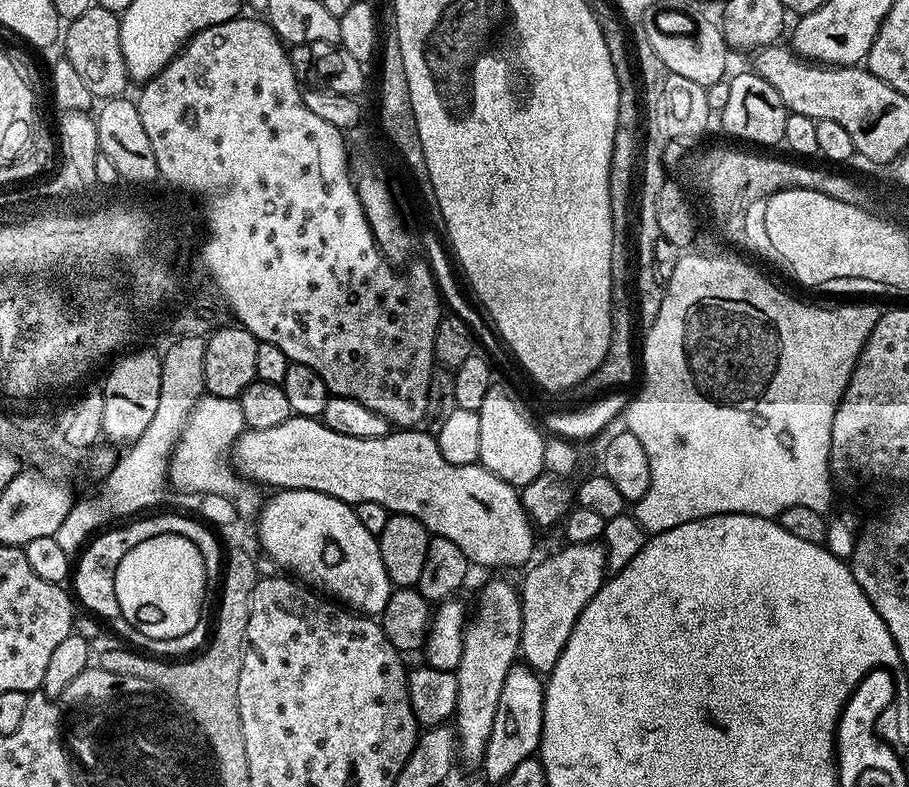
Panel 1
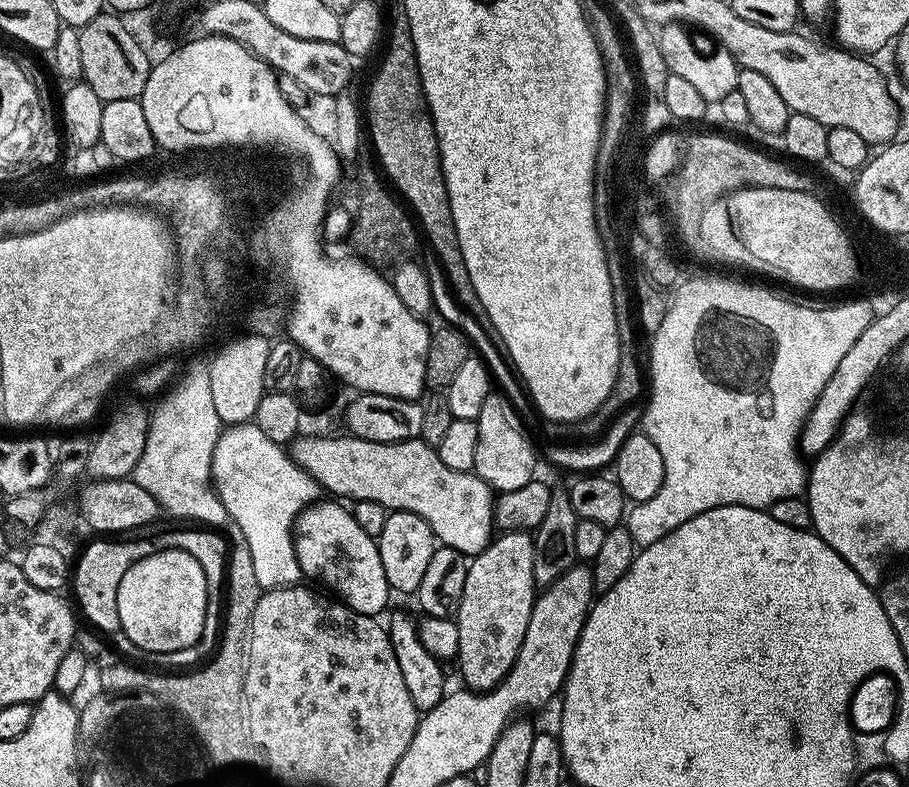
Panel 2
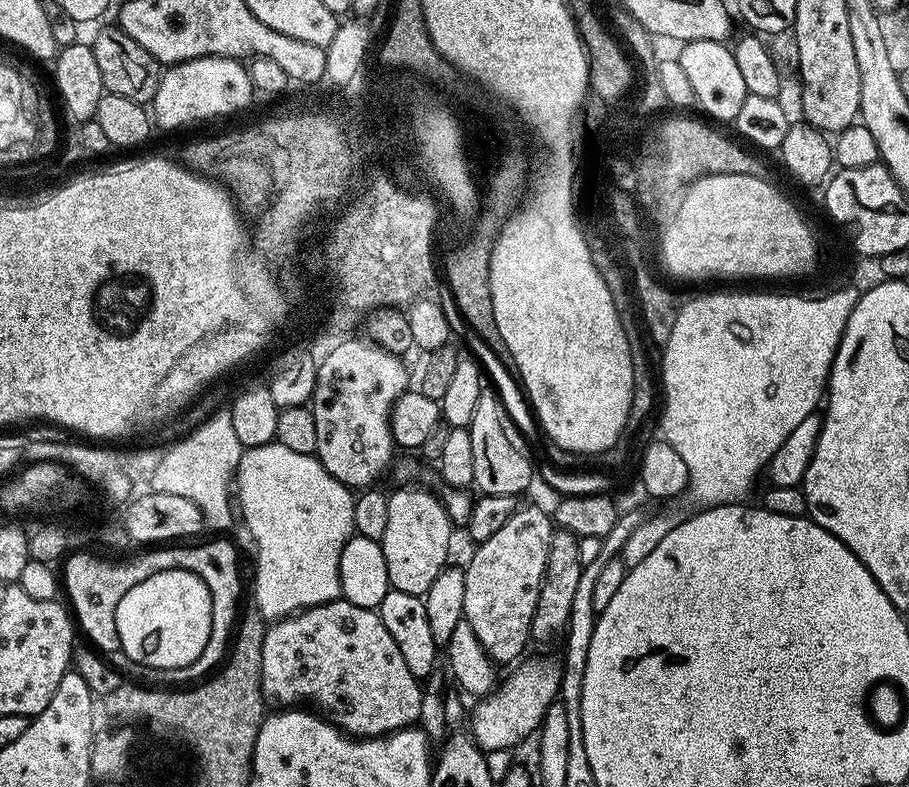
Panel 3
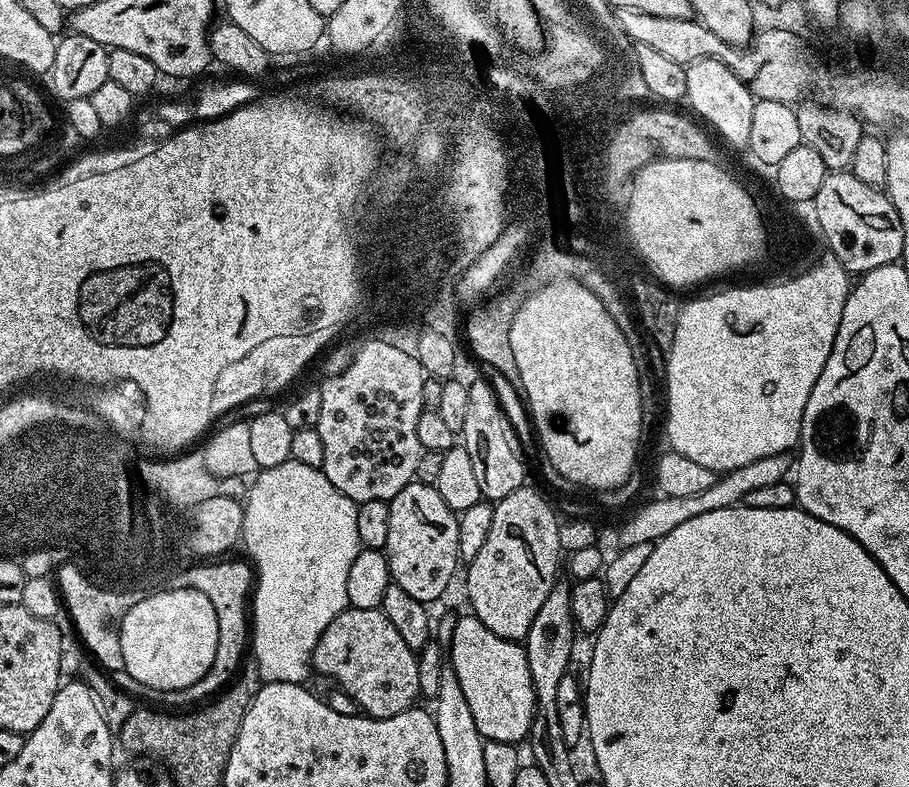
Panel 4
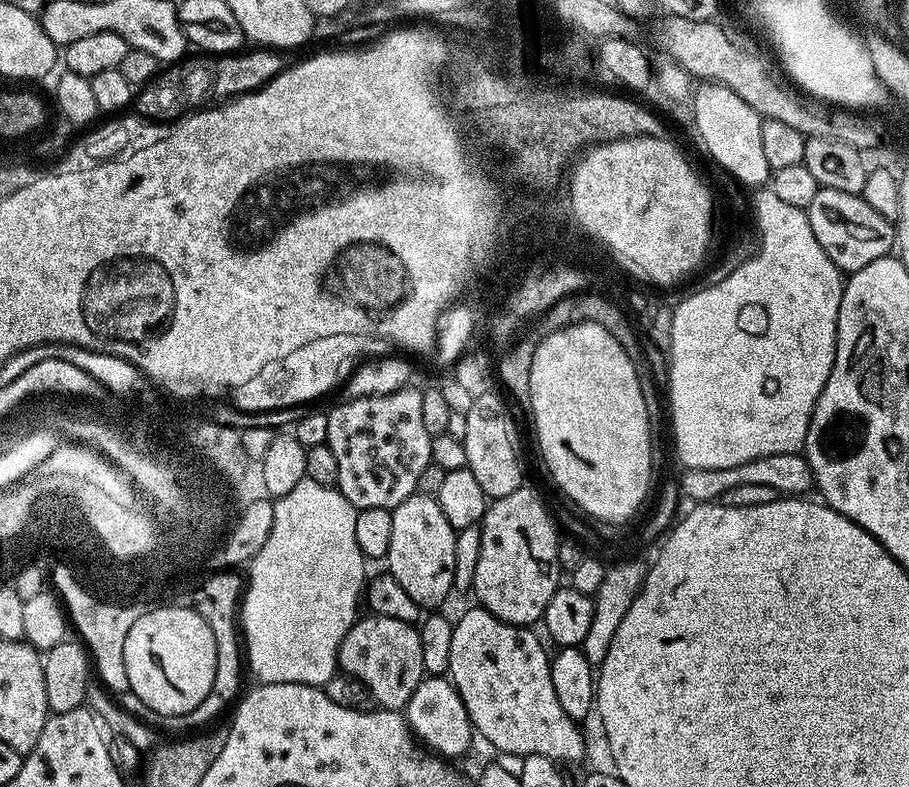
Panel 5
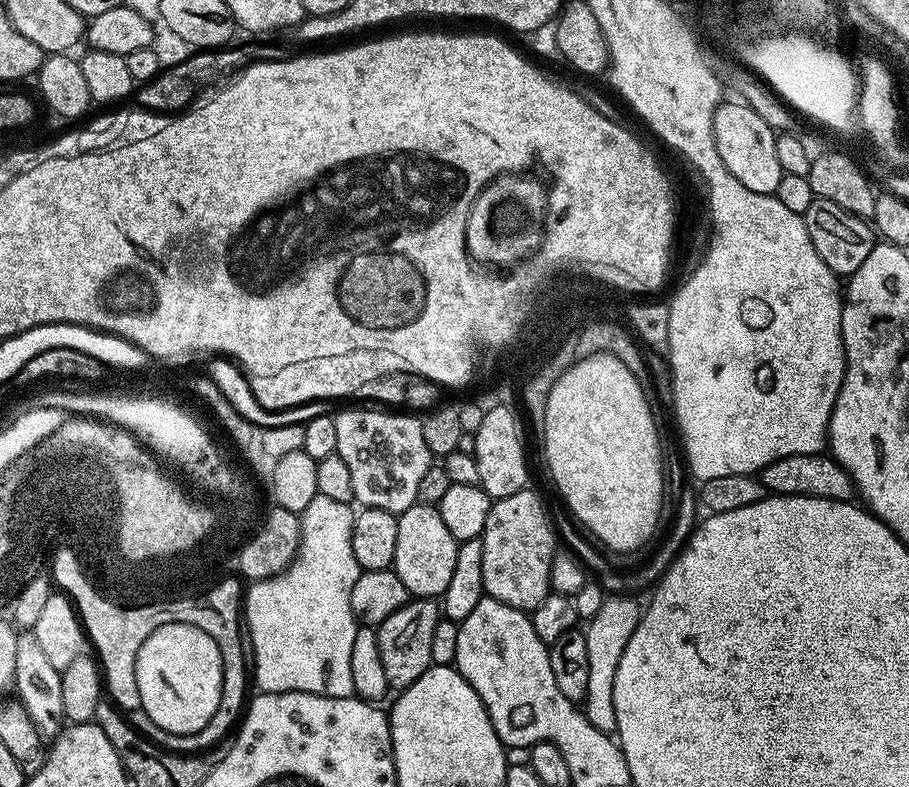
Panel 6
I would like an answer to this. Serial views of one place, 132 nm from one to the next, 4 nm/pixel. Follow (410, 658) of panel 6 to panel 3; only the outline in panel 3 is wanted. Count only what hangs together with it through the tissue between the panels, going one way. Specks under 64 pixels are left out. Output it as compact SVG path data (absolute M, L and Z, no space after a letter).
M343 598L305 608L265 627L260 691L269 701L277 700L280 706L296 706L299 700L313 700L328 723L357 738L386 736L400 728L413 727L419 721L416 719L420 716L420 707L426 703L421 681L410 674L379 611L363 608Z

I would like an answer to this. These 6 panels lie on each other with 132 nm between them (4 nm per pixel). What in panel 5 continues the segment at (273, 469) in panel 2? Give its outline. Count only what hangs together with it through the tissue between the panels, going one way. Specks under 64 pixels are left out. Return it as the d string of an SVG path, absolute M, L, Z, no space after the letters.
M305 479L290 490L290 494L279 497L273 503L274 526L270 530L270 538L266 538L266 546L258 555L253 556L250 561L250 567L246 575L246 591L242 596L242 607L239 609L238 616L242 621L242 640L246 645L246 664L257 677L255 678L261 684L310 684L313 686L328 686L332 680L332 675L338 672L338 650L342 646L342 638L350 630L350 626L355 624L358 619L356 607L361 607L362 593L366 587L366 575L364 576L364 567L366 561L364 556L358 550L358 542L354 539L354 522L358 509L340 493L340 489L335 486L322 486L318 482Z

